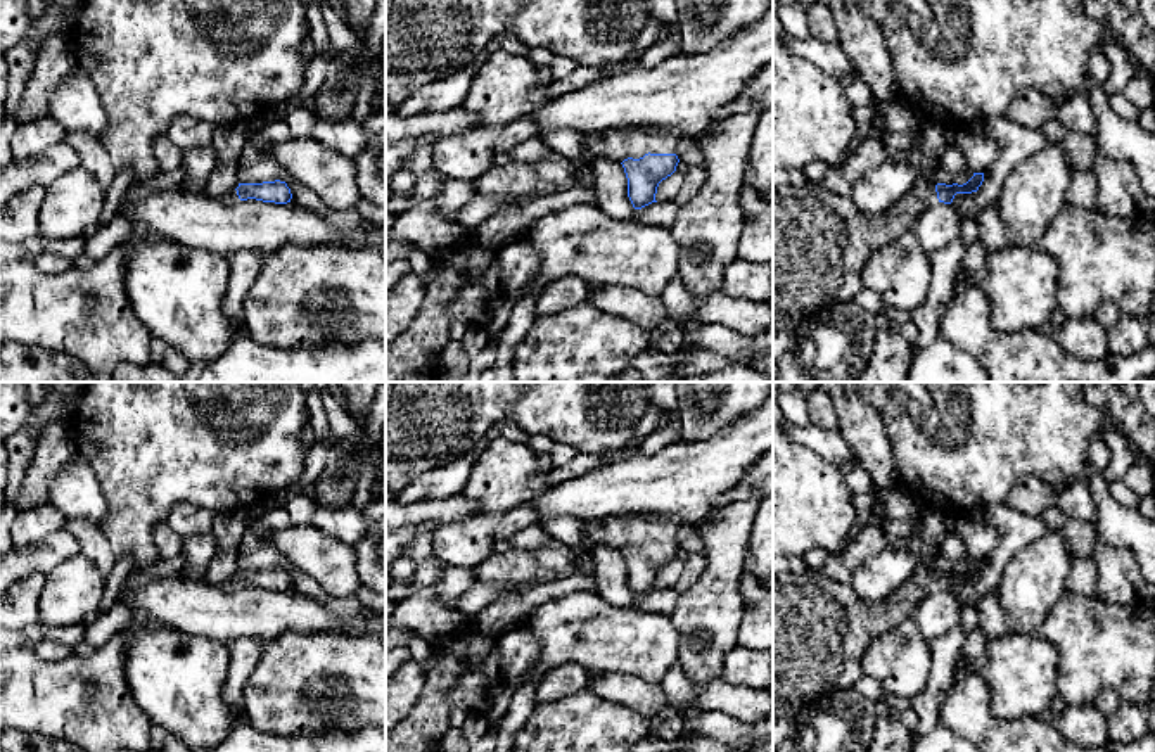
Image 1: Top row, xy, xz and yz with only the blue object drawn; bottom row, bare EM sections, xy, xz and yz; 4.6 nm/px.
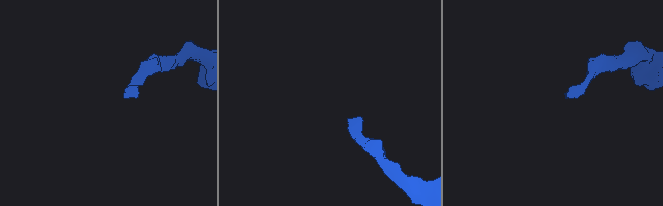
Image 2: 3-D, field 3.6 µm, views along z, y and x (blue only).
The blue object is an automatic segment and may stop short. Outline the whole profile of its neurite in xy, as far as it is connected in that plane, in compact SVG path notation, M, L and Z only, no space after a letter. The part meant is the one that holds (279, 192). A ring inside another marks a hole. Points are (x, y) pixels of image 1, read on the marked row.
M263 182L263 183L239 183L239 187L220 197L218 202L239 204L247 199L256 199L263 202L287 204L292 199L290 188L285 182Z

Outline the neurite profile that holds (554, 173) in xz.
M552 150L546 157L531 163L493 164L488 173L470 182L472 195L548 195L565 192L576 185L576 171L581 166L591 166L591 161L593 157L562 157Z

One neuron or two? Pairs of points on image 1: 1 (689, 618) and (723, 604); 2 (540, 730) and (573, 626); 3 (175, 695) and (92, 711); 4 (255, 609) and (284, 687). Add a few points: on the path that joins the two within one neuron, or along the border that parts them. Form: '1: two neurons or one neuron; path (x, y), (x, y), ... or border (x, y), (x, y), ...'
1: one neuron; path (697, 618), (706, 616), (714, 607)
2: two neurons; border (538, 702), (516, 733)
3: two neurons; border (123, 664), (128, 690), (135, 704), (153, 723)
4: two neurons; border (308, 631), (284, 631), (263, 647)

